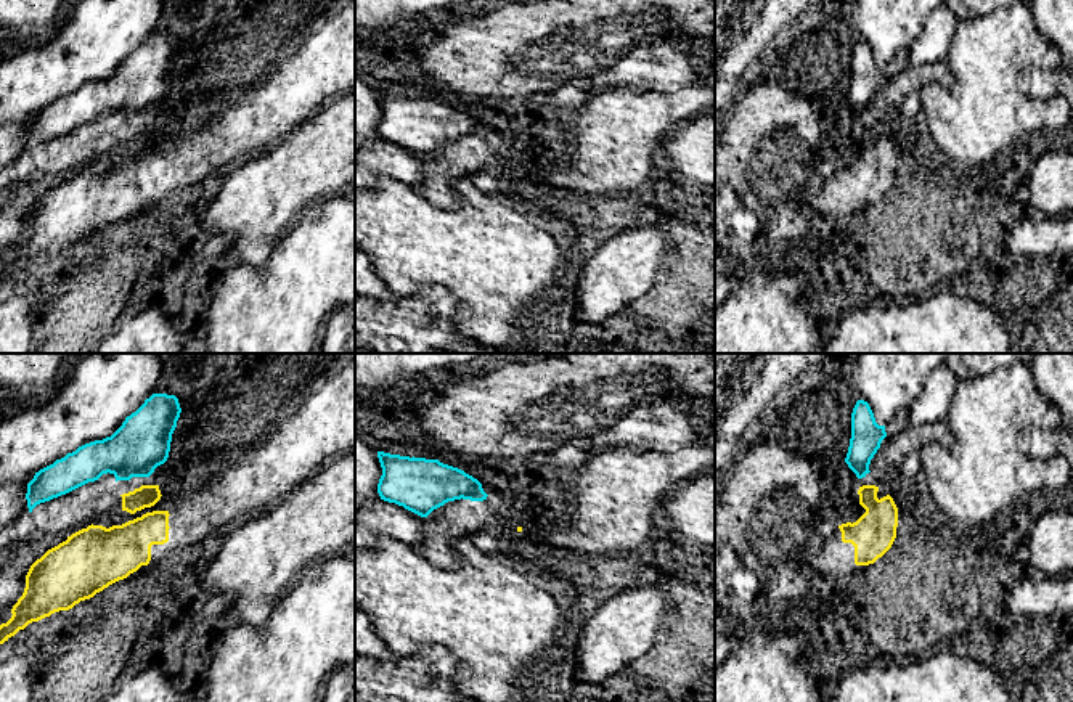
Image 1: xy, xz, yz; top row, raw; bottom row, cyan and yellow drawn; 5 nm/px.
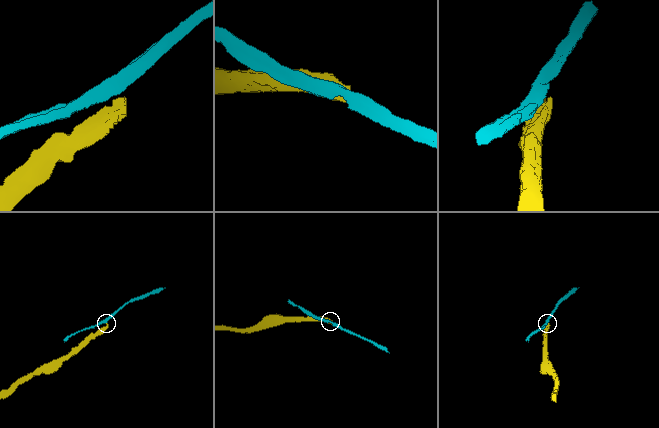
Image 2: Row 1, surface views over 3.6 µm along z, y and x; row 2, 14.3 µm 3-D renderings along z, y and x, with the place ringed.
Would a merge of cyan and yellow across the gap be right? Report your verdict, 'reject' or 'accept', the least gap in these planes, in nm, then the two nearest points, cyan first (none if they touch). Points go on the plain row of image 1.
reject; gap 40 nm; span yz (861, 118), (863, 126)

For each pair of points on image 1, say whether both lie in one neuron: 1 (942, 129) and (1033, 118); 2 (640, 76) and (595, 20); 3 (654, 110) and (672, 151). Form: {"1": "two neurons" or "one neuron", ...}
{"1": "one neuron", "2": "one neuron", "3": "two neurons"}

